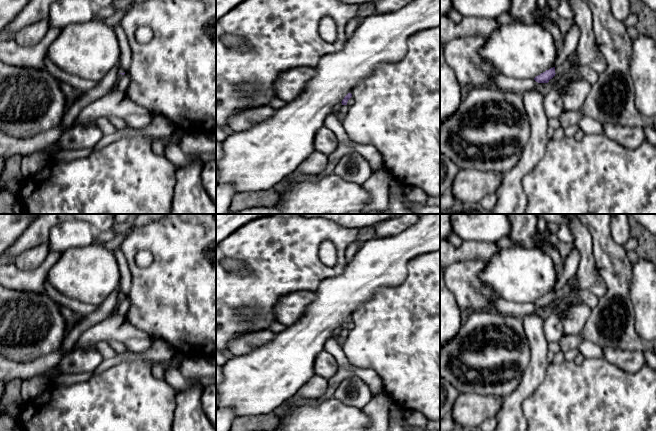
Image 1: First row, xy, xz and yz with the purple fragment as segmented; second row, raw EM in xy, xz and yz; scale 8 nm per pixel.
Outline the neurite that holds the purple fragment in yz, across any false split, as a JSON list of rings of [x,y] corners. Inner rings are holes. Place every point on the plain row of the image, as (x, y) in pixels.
[[[567,283],[561,289],[550,292],[540,299],[536,300],[534,304],[538,307],[548,307],[554,300],[560,302],[563,298],[567,297],[571,291],[571,286]]]

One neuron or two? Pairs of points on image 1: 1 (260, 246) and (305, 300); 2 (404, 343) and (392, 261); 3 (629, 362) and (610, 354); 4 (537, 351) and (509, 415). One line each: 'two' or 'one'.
1: two
2: two
3: one
4: one

